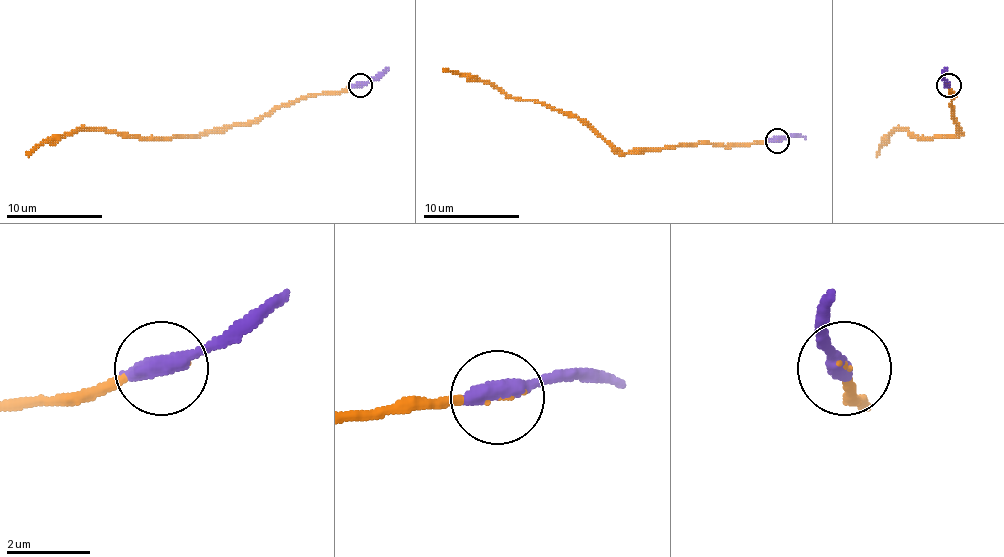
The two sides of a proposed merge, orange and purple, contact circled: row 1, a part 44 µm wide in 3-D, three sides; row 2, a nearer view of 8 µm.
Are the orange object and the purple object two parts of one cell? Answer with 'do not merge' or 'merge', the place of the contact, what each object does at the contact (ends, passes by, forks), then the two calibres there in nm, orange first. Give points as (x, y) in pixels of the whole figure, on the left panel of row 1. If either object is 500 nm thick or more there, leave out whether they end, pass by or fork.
merge; at (360, 85); 60 nm thick on the orange side, 550 nm on the other

